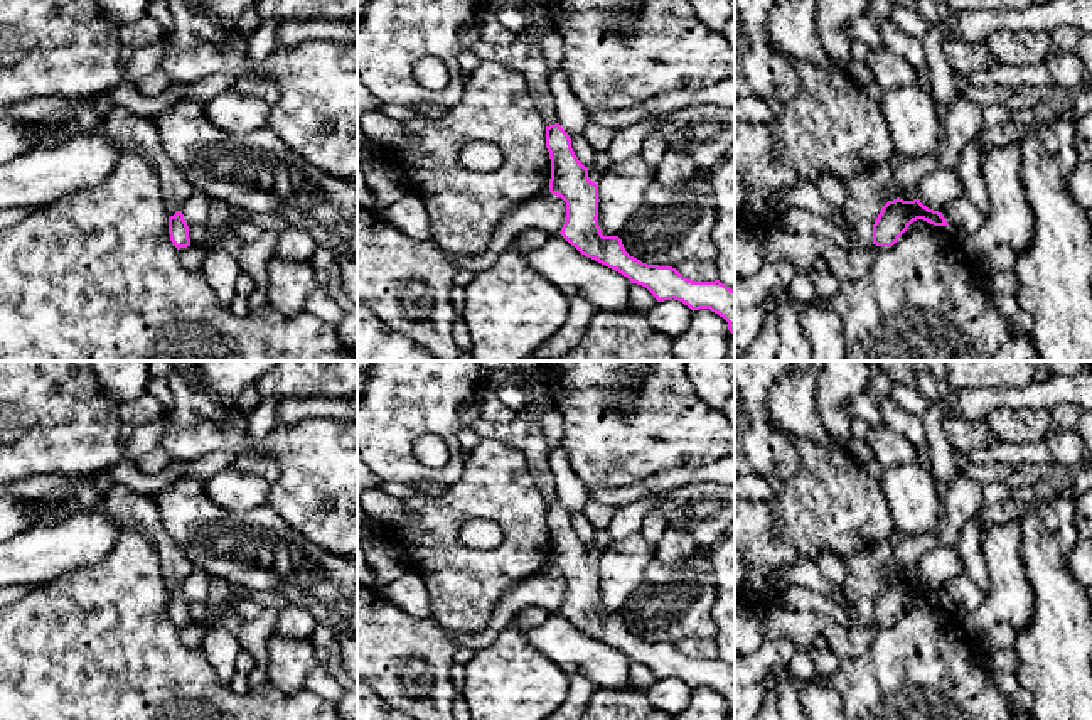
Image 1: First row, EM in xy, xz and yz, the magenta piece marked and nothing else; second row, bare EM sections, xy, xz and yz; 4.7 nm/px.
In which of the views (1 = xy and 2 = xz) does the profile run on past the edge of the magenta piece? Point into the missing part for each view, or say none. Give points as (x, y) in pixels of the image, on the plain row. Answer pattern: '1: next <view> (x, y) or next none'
1: next xy (122, 505)
2: next xz (524, 432)

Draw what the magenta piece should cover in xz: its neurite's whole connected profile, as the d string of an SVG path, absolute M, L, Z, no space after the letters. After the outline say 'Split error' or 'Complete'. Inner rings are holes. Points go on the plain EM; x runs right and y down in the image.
M538 371L524 374L526 403L511 423L480 422L484 437L495 437L524 452L529 474L546 501L546 526L551 536L549 570L566 580L566 597L559 612L581 632L622 651L632 661L645 664L657 680L679 678L693 690L709 686L728 700L735 712L735 668L715 659L693 659L672 644L647 642L630 634L618 614L603 614L598 604L598 561L588 555L571 526L570 513L558 501L556 479L549 467L549 450L539 422L531 408L551 400Z. Split error

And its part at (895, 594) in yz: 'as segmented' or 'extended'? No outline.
extended

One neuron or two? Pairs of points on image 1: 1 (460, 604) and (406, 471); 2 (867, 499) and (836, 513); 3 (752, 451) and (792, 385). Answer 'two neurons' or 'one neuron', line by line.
1: two neurons
2: one neuron
3: two neurons

